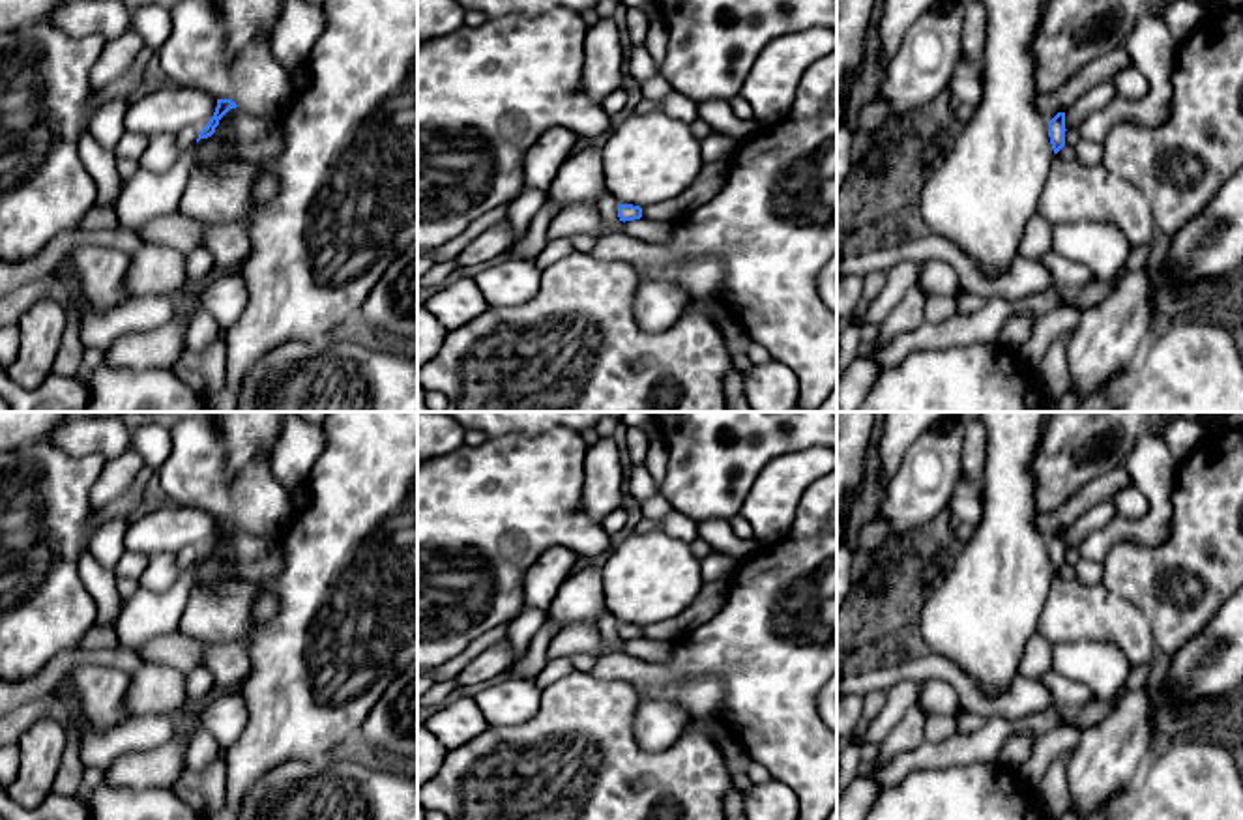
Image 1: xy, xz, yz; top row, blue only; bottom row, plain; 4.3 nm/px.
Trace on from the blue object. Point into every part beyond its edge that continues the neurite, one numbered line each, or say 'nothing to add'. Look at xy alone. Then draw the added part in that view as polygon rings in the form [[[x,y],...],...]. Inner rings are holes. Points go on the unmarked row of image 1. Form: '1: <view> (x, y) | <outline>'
1: xy (146, 614) | [[[195,564],[180,571],[178,580],[167,592],[152,592],[139,586],[137,593],[124,603],[114,623],[118,644],[133,650],[159,635],[180,631],[180,620],[195,584]]]

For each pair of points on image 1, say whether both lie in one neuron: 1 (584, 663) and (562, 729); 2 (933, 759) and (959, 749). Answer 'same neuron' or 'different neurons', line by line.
1: different neurons
2: same neuron

